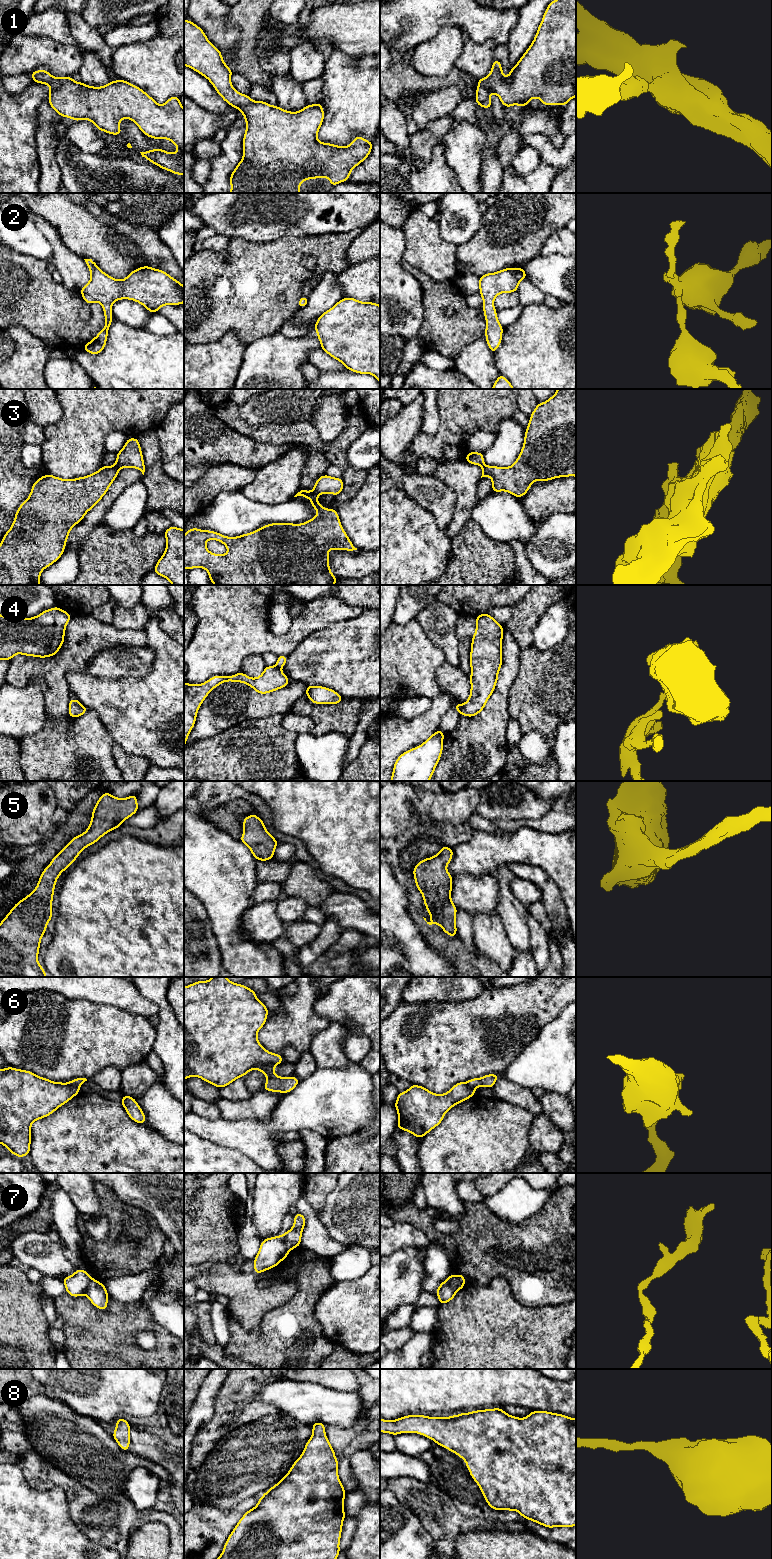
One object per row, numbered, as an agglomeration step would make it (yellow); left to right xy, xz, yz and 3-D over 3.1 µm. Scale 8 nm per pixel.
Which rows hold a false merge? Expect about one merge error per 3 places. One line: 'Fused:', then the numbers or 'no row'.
Fused: 3, 4, 6, 7

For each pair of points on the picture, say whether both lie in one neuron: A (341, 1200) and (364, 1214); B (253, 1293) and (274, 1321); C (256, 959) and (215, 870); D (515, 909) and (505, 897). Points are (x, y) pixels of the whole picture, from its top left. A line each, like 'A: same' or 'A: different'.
A: same
B: different
C: same
D: same

